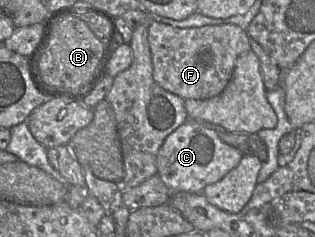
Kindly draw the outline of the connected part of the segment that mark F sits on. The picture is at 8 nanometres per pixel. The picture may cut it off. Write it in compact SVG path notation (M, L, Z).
M153 21L148 28L148 42L155 82L184 100L220 95L230 81L239 55L251 50L247 31L234 24L177 28Z

